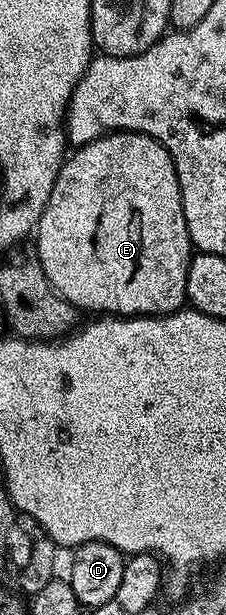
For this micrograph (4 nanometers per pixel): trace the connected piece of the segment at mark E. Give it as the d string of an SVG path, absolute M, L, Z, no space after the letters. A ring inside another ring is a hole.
M109 131L103 137L73 148L70 156L60 166L58 179L54 179L54 191L50 191L50 199L42 211L40 222L36 224L35 237L34 257L42 267L44 278L51 283L54 293L75 305L77 310L97 309L97 314L117 317L160 317L163 313L176 313L179 309L185 308L188 299L186 275L194 256L194 246L186 227L186 215L182 211L178 175L166 147L162 147L155 139L147 137L144 133Z

